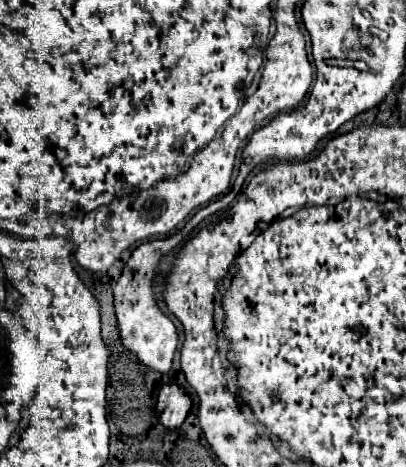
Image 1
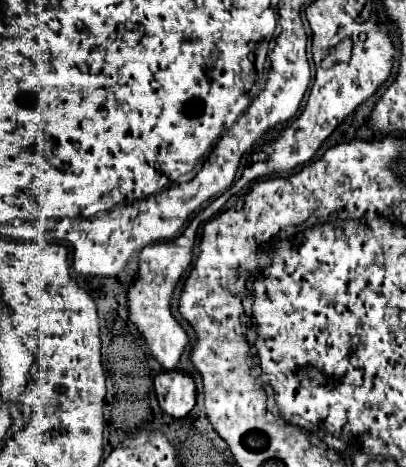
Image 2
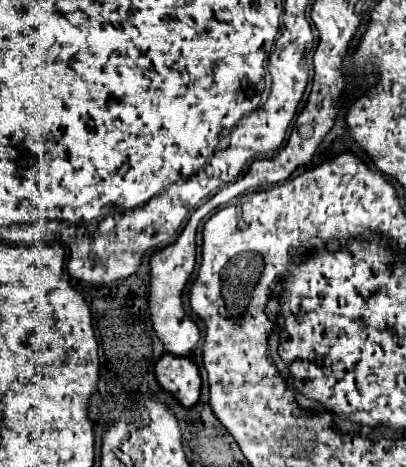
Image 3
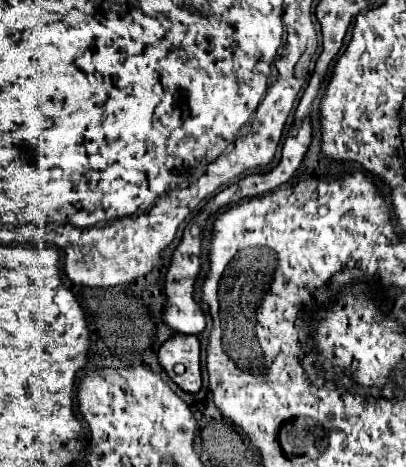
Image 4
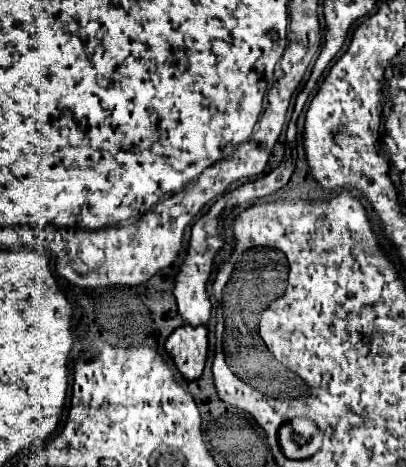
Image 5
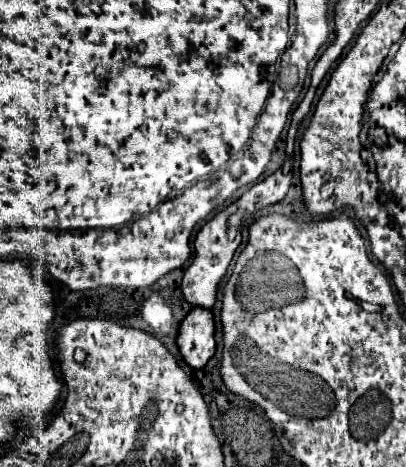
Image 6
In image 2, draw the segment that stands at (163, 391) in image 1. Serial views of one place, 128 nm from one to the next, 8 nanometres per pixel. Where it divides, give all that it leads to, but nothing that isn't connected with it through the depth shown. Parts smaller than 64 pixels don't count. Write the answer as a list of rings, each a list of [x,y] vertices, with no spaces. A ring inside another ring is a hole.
[[[160,372],[154,380],[160,408],[172,418],[184,418],[196,404],[196,386],[192,376],[182,372]]]

